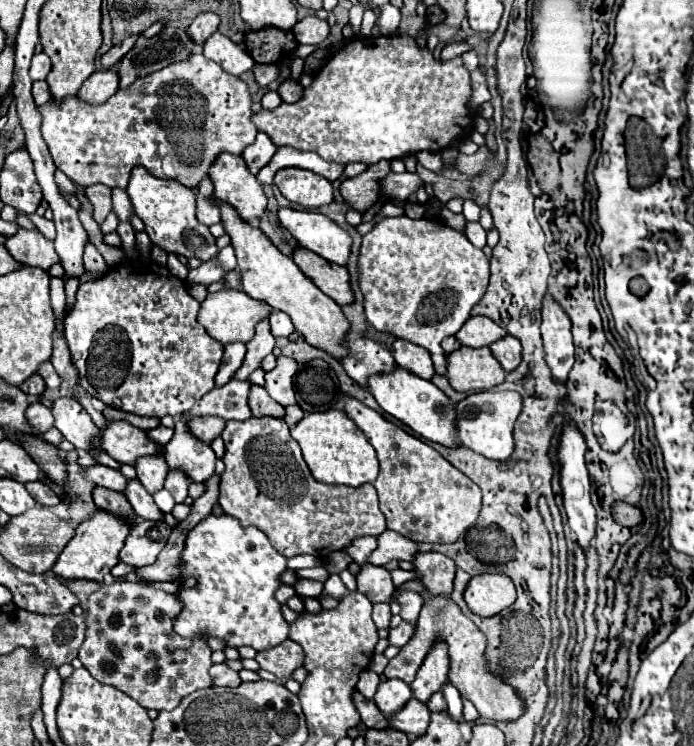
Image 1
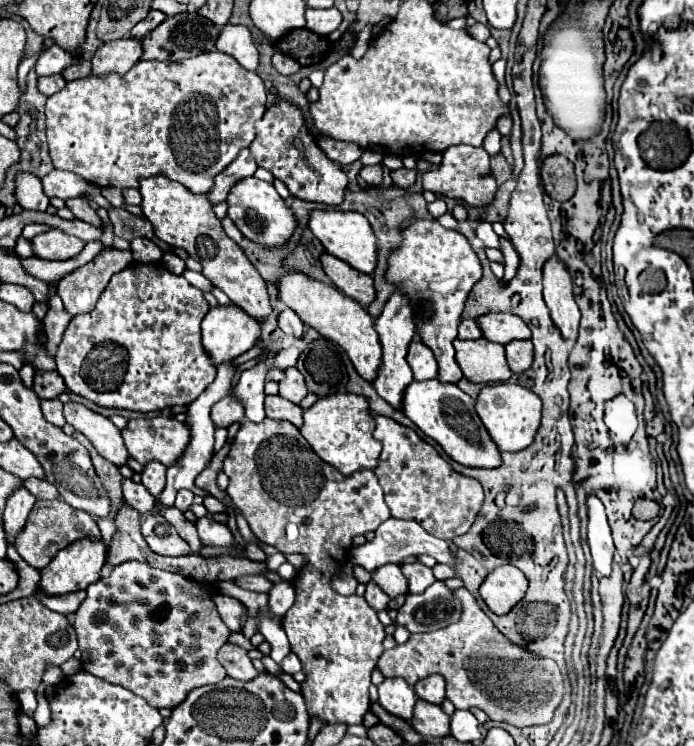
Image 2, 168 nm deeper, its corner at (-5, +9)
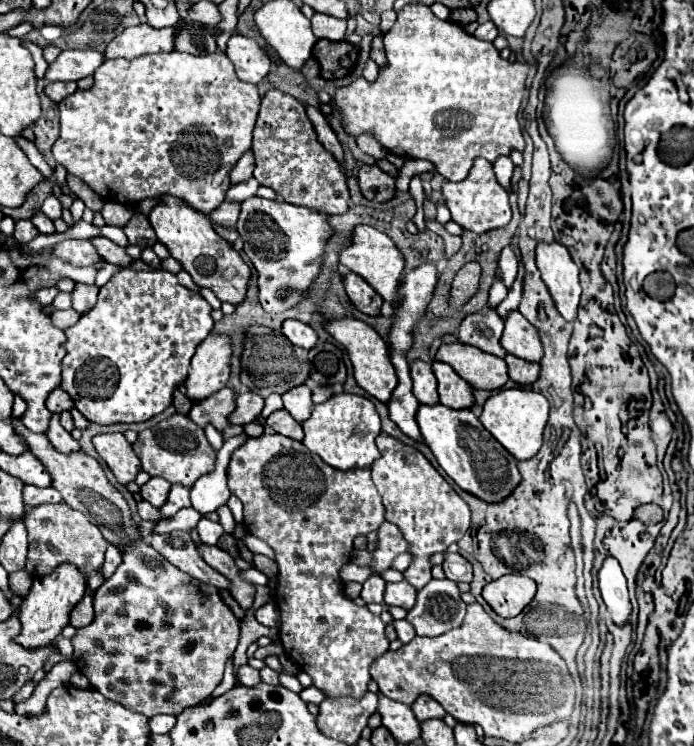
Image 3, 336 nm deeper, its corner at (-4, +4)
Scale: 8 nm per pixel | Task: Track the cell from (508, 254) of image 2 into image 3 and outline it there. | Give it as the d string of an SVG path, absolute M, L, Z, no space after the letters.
M517 310L509 312L509 316L505 318L501 346L509 354L529 362L539 362L543 356L543 346L537 330L529 322L523 322L523 316Z

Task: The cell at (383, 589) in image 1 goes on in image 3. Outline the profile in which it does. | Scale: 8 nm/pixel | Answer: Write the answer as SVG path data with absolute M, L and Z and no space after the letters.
M401 580L401 582L387 582L387 588L385 588L385 602L389 606L401 606L405 610L409 610L413 604L415 604L415 596L417 596L417 590Z

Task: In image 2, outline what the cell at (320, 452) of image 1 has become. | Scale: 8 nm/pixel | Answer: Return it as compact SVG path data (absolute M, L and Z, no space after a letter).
M336 393L318 399L310 409L304 411L304 425L300 433L306 437L306 441L322 461L330 463L344 475L352 475L360 469L376 467L382 445L372 437L374 427L376 423L370 413L368 399L354 393Z

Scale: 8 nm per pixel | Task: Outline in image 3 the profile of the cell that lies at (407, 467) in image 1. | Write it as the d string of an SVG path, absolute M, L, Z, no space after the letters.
M387 434L377 438L377 448L381 458L371 466L373 482L383 498L387 522L399 526L409 542L407 552L415 557L415 562L403 572L403 576L415 590L421 590L431 580L429 556L445 552L451 544L463 538L471 526L471 508L417 448L411 448Z

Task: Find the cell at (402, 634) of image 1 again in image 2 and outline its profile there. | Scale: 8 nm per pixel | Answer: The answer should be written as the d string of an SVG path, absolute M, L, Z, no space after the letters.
M434 581L424 593L406 595L406 603L398 609L396 623L404 625L410 633L426 633L426 631L436 631L436 629L448 627L450 623L456 623L460 615L462 615L462 603L454 597L452 589L448 589L442 581Z

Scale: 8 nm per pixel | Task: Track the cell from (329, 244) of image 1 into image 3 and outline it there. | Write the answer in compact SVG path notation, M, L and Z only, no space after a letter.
M365 224L355 226L355 230L351 232L351 242L339 252L339 264L347 266L351 272L365 278L383 296L383 300L395 302L397 284L403 278L403 256L399 254L399 250L395 248L393 240L387 234Z

